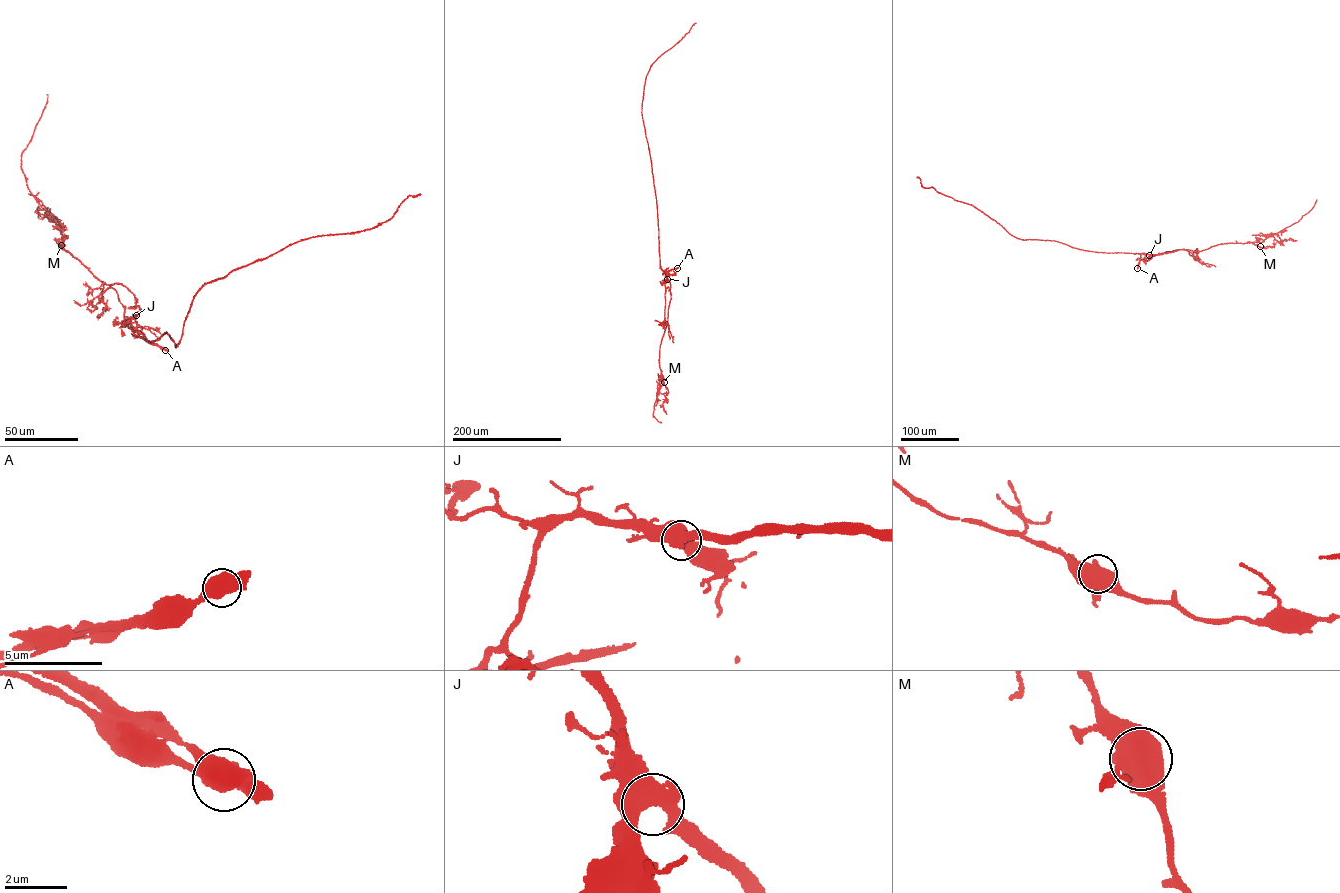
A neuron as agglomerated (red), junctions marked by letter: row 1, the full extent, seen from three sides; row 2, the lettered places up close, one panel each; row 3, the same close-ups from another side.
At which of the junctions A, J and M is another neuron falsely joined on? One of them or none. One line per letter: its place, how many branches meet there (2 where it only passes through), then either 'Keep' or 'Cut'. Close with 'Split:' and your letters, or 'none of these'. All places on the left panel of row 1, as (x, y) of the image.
A: Place: (165, 350). Branches: 3. Cut
J: Place: (136, 315). Branches: 3. Keep
M: Place: (61, 245). Branches: 3. Keep
Split: A

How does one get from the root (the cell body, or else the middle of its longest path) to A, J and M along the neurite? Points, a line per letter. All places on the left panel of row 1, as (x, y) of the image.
A: (147, 341), (136, 335), (125, 323), (136, 323), (148, 341), (165, 350)
J: (147, 341), (125, 324), (136, 315)
M: (147, 341), (125, 324), (140, 310), (134, 295), (119, 283), (104, 283), (61, 248), (59, 239), (61, 245)

